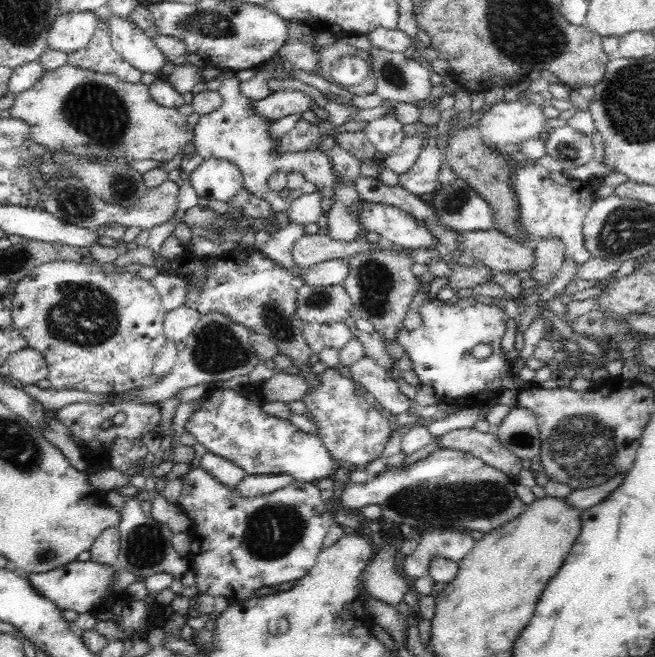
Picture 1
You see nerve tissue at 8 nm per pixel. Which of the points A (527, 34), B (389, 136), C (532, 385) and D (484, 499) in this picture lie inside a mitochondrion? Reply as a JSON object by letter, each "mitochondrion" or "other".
{"A":"mitochondrion","B":"other","C":"other","D":"mitochondrion"}

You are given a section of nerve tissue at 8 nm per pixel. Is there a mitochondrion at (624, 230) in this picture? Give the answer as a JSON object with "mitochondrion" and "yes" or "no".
{"mitochondrion":"yes"}

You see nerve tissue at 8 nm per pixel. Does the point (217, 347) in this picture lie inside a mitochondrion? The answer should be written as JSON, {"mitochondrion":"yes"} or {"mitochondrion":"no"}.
{"mitochondrion":"yes"}

